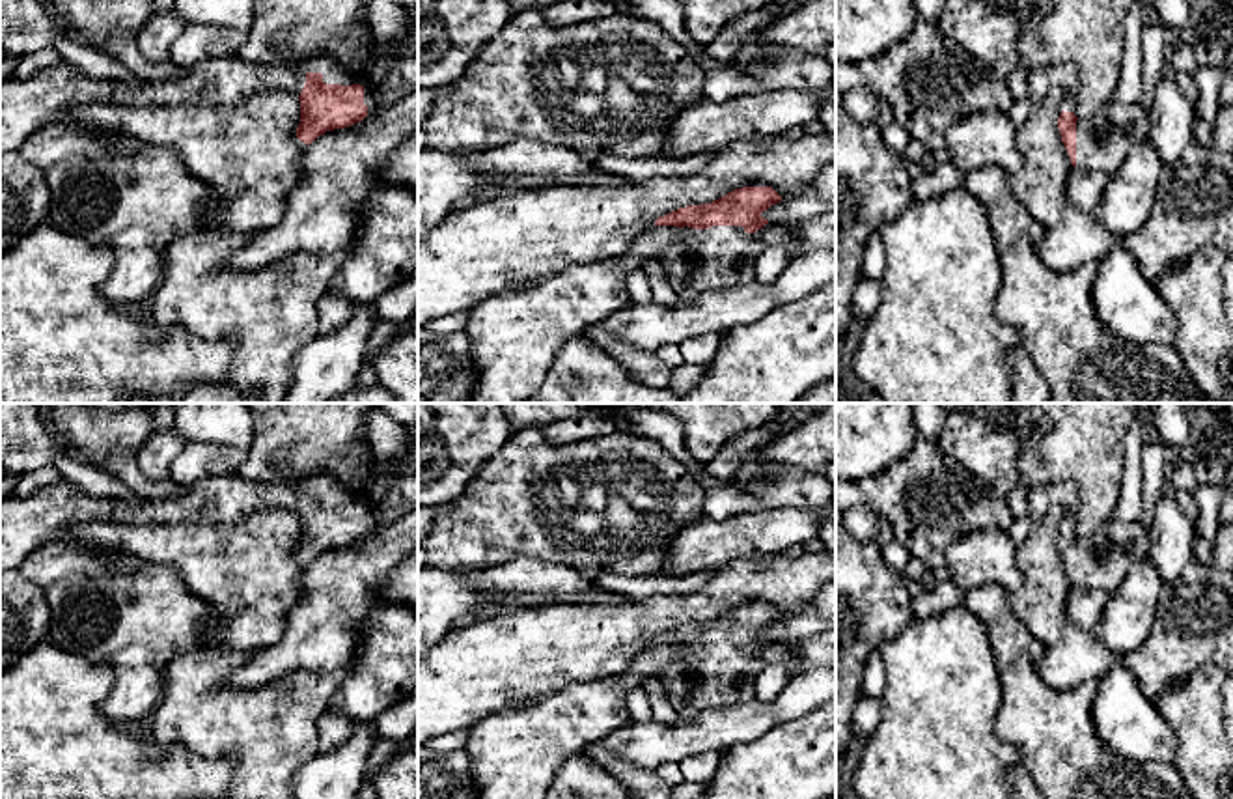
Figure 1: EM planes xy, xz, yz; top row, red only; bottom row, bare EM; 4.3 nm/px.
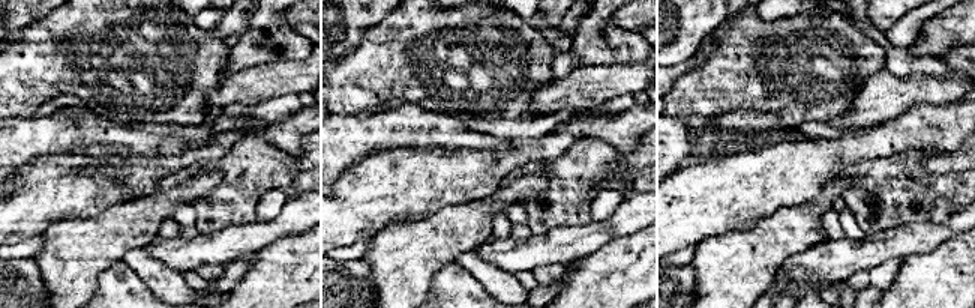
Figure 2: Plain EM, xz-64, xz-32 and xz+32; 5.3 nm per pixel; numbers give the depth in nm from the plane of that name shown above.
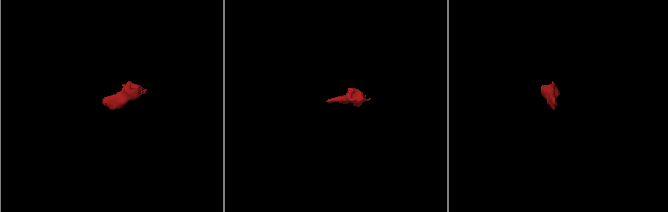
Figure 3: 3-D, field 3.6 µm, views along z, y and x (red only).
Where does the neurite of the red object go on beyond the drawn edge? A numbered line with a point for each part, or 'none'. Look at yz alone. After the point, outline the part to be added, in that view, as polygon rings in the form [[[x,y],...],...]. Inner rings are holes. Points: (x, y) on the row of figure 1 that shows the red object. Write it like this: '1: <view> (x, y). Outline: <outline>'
1: yz (1064, 77). Outline: [[[1054,63],[1028,71],[1028,99],[1033,105],[1043,103],[1054,88],[1063,93],[1063,110],[1073,112],[1080,88],[1080,75],[1073,63]]]
2: yz (1103, 140). Outline: [[[1114,93],[1097,114],[1076,121],[1076,168],[1112,175],[1147,131],[1143,106],[1121,105]]]

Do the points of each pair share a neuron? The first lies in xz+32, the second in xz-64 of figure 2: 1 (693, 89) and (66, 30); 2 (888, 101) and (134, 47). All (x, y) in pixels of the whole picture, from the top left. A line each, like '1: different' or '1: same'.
1: same
2: different

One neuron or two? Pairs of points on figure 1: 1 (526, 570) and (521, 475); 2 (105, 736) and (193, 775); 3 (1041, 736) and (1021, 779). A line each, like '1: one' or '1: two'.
1: two
2: one
3: two

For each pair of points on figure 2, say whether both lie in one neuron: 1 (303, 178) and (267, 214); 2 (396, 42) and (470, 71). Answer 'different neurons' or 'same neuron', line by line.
1: different neurons
2: same neuron

